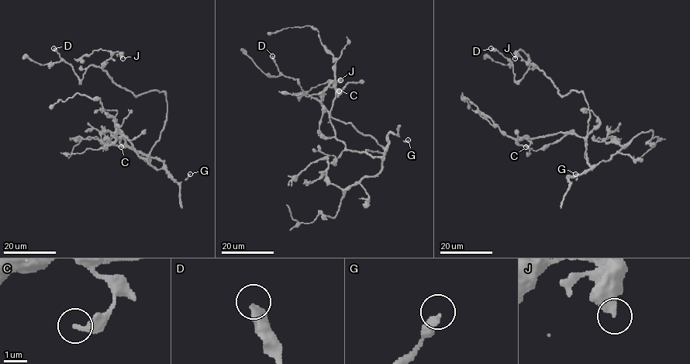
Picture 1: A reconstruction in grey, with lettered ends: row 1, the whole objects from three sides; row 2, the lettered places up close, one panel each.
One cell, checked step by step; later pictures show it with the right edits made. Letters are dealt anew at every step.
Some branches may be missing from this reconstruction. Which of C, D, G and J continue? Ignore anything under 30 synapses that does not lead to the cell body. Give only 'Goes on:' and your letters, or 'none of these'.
Goes on: G

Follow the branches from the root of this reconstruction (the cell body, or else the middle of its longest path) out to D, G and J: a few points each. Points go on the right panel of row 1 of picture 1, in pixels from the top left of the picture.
D: (587, 138), (589, 106), (581, 91), (561, 95), (546, 74), (532, 65), (515, 81), (513, 65), (491, 48)
G: (587, 138), (584, 157), (592, 169), (569, 176), (570, 182), (577, 178), (575, 174)
J: (587, 138), (589, 113), (584, 95), (571, 90), (561, 95), (542, 71), (528, 65), (517, 52), (515, 58)

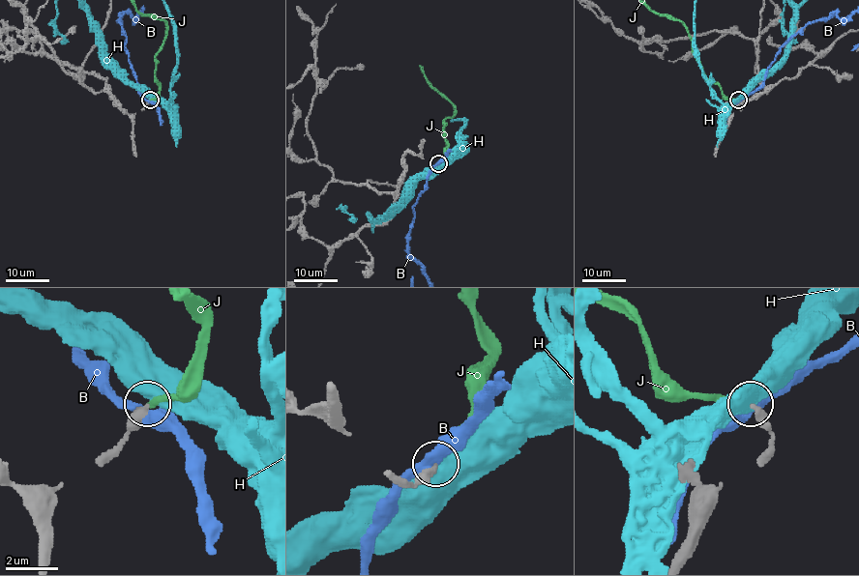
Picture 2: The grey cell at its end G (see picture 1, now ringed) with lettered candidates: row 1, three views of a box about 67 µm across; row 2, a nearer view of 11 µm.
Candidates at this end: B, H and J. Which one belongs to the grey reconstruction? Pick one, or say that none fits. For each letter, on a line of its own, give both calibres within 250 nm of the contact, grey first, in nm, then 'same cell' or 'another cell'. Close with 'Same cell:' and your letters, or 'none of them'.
B: calibres 380 and 360 nm; another cell
H: calibres 320 and 800 nm; another cell
J: calibres 340 and 240 nm; same cell
Same cell: J

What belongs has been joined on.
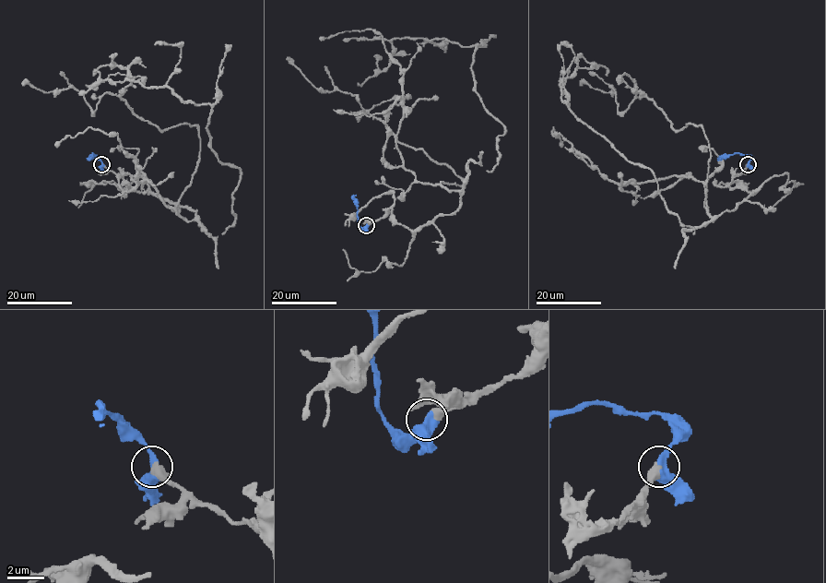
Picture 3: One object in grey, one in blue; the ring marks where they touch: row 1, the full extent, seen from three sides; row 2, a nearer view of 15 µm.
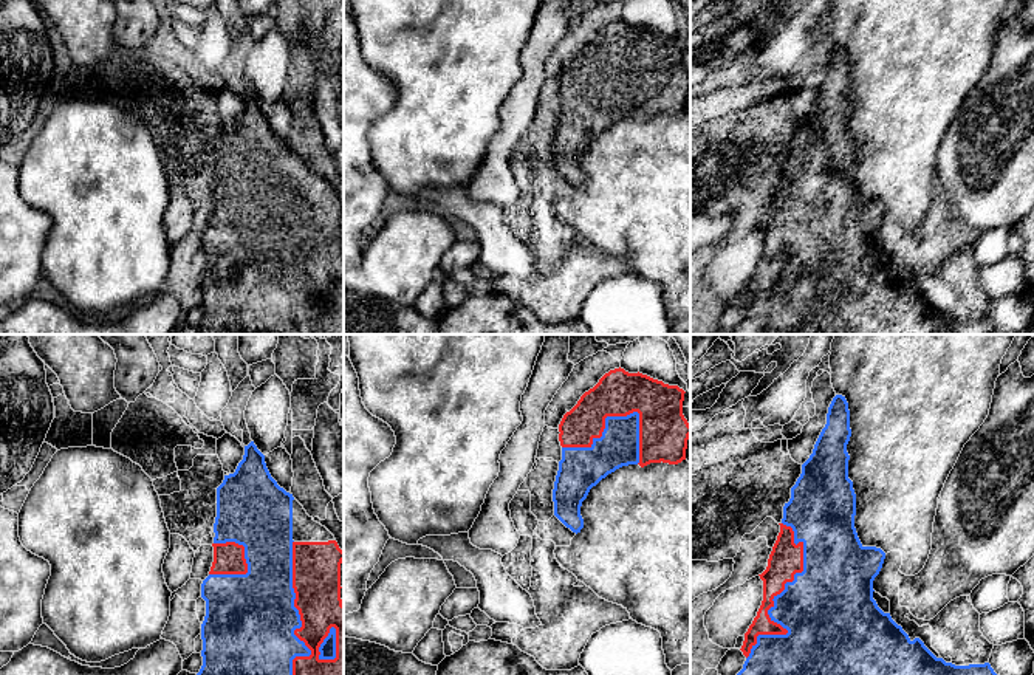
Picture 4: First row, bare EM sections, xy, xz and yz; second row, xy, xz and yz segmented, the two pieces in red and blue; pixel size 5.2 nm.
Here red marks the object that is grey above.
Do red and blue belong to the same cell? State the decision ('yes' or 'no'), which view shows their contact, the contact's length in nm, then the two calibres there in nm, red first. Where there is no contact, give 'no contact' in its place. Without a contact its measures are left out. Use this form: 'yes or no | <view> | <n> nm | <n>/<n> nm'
yes | yz | 750 nm | 170/420 nm

